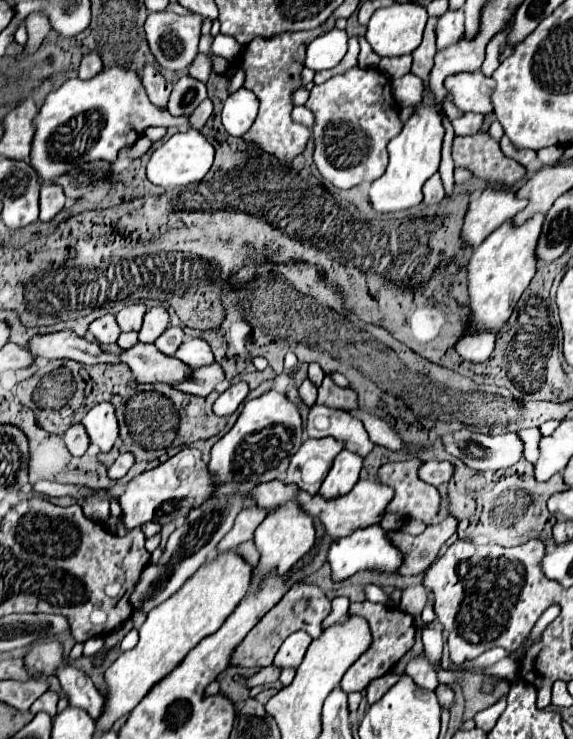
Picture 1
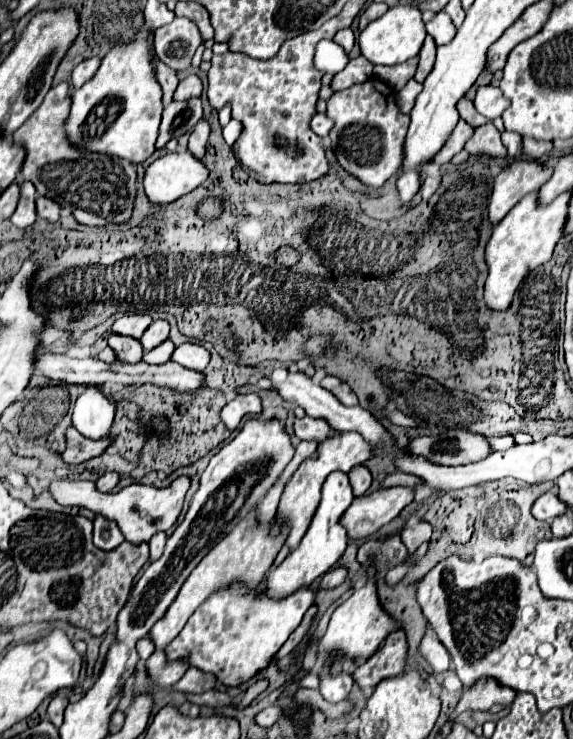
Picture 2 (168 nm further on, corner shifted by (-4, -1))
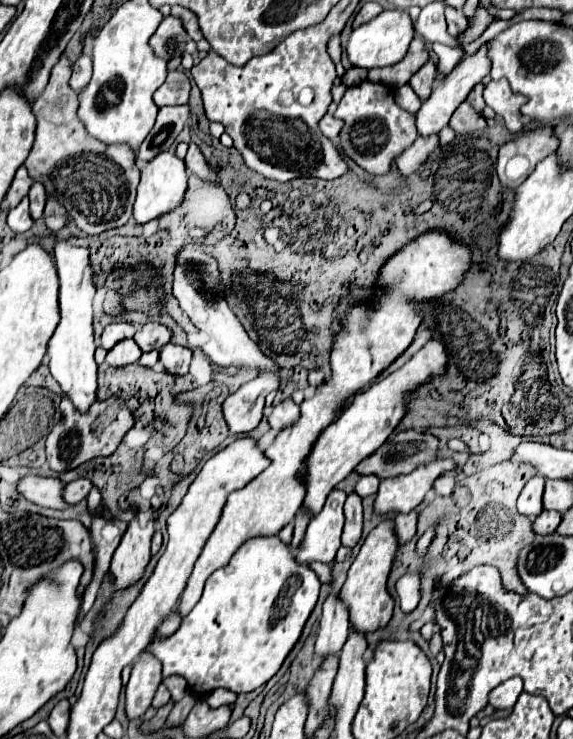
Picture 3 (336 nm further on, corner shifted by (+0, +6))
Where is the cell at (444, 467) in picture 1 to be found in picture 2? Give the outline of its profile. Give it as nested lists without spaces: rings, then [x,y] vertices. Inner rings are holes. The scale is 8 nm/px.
[[[400,470],[386,474],[386,478],[382,480],[382,488],[392,488],[392,486],[418,486],[422,484],[422,480],[414,474],[404,474]]]

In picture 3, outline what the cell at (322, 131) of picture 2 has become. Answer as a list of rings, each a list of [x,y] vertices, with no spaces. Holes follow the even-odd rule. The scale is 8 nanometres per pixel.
[[[326,113],[322,119],[320,119],[320,129],[322,133],[328,137],[328,139],[336,139],[338,137],[338,131],[342,129],[342,121],[332,117],[330,113]]]

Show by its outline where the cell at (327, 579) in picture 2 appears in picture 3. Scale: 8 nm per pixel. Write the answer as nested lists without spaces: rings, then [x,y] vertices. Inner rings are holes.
[[[278,537],[252,539],[234,553],[226,567],[216,569],[208,577],[202,599],[186,619],[182,619],[180,627],[164,639],[154,639],[148,645],[148,651],[162,663],[164,677],[172,673],[182,675],[196,695],[208,693],[216,687],[226,687],[234,693],[248,693],[264,685],[280,669],[318,601],[318,591],[318,575],[310,571],[308,565],[296,565],[290,549],[286,549]]]

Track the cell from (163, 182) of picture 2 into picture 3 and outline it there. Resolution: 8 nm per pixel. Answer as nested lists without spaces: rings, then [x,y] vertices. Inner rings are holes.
[[[164,151],[156,155],[144,169],[138,185],[138,195],[134,203],[134,219],[136,223],[148,223],[156,219],[158,215],[164,215],[172,211],[184,197],[186,193],[186,165],[180,157],[176,157],[170,151]]]

